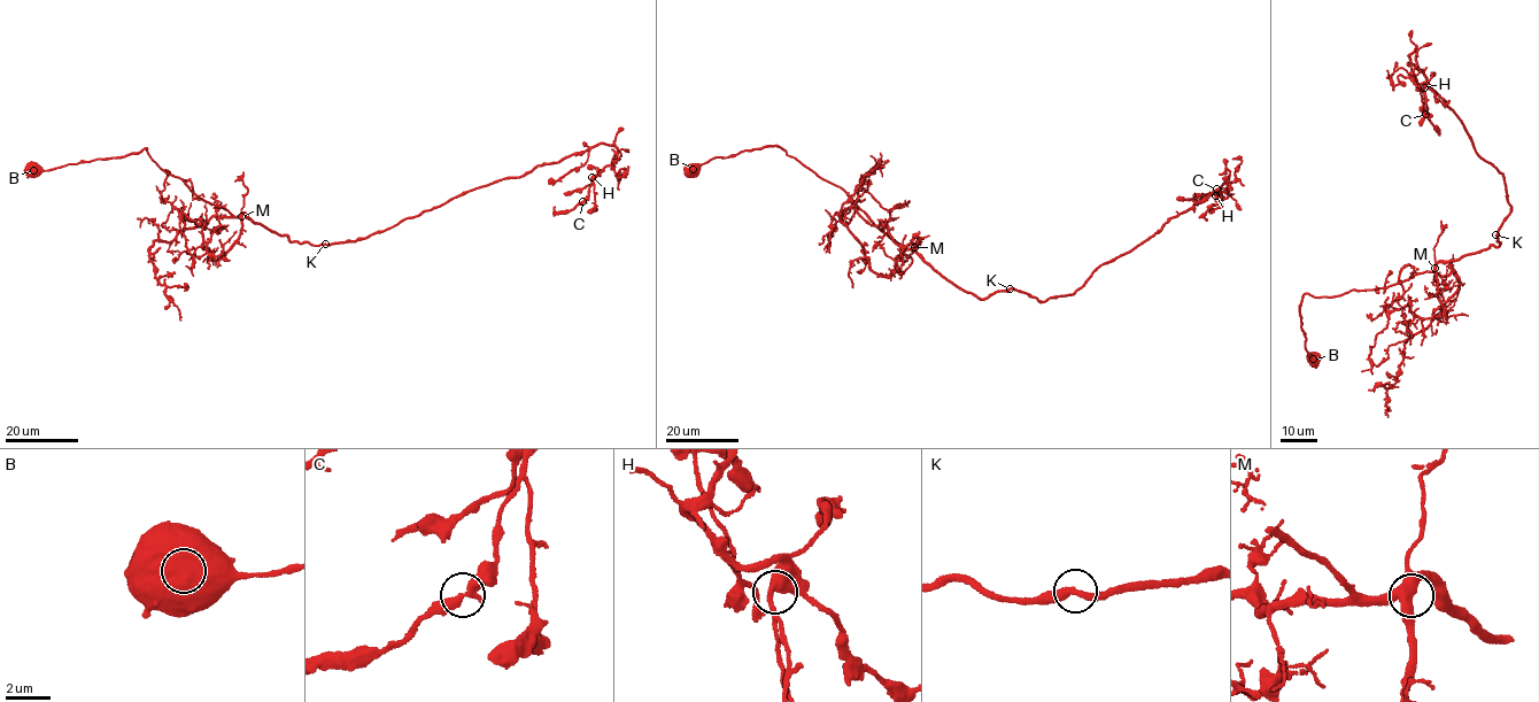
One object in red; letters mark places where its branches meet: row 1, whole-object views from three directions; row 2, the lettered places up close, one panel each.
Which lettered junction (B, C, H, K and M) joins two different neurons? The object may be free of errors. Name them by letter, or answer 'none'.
none

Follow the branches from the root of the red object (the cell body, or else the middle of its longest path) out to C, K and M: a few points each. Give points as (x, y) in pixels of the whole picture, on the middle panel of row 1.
C: (690, 171), (779, 146), (959, 287), (1042, 301), (1204, 195), (1229, 195), (1227, 182), (1215, 188)
K: (690, 171), (717, 157), (779, 146), (840, 187), (880, 230), (913, 249), (959, 287), (984, 299), (1010, 288)
M: (690, 171), (717, 157), (779, 146), (840, 187), (880, 230), (907, 248), (914, 247)

